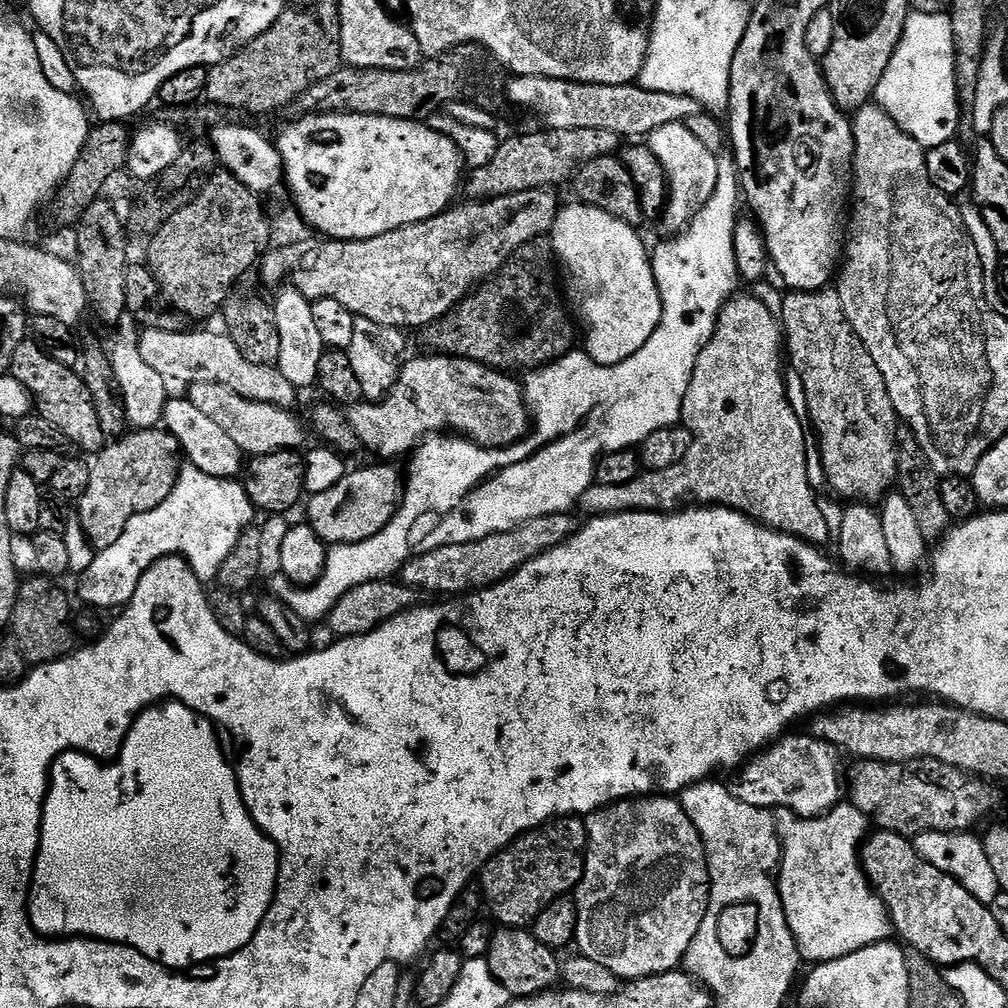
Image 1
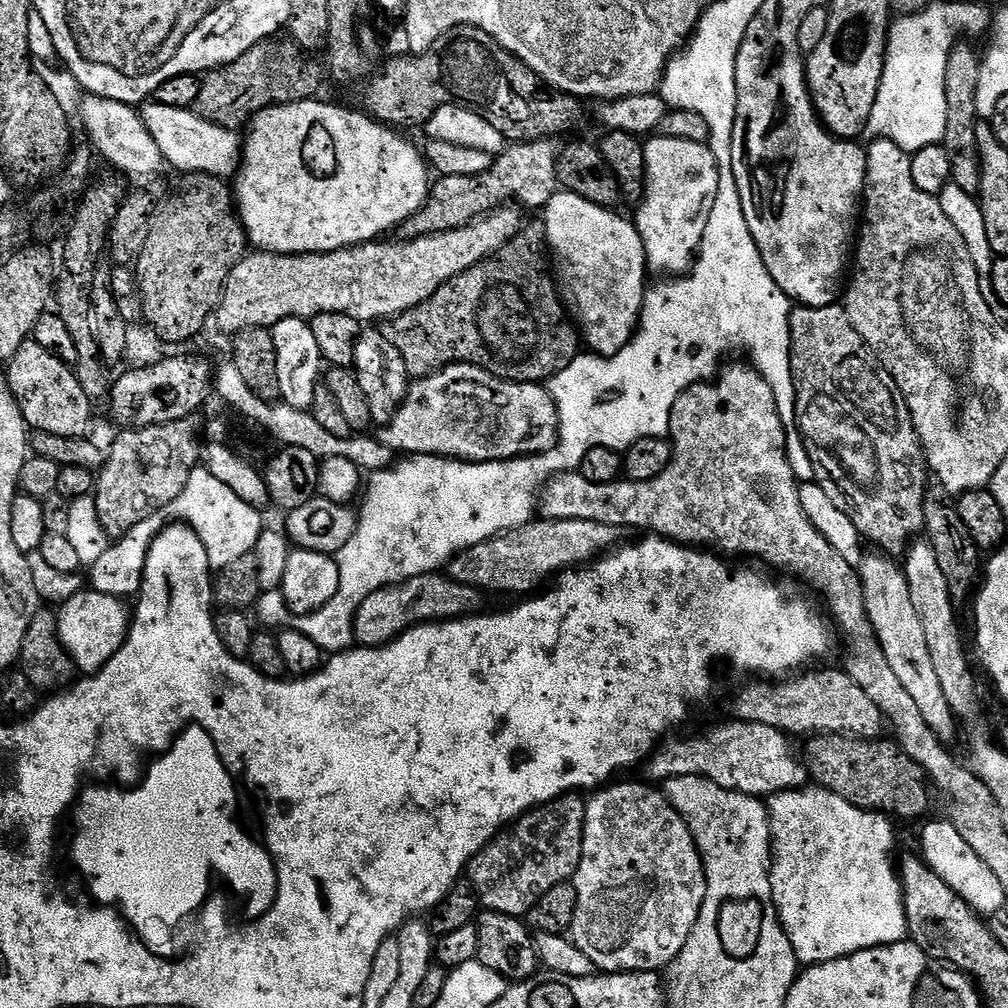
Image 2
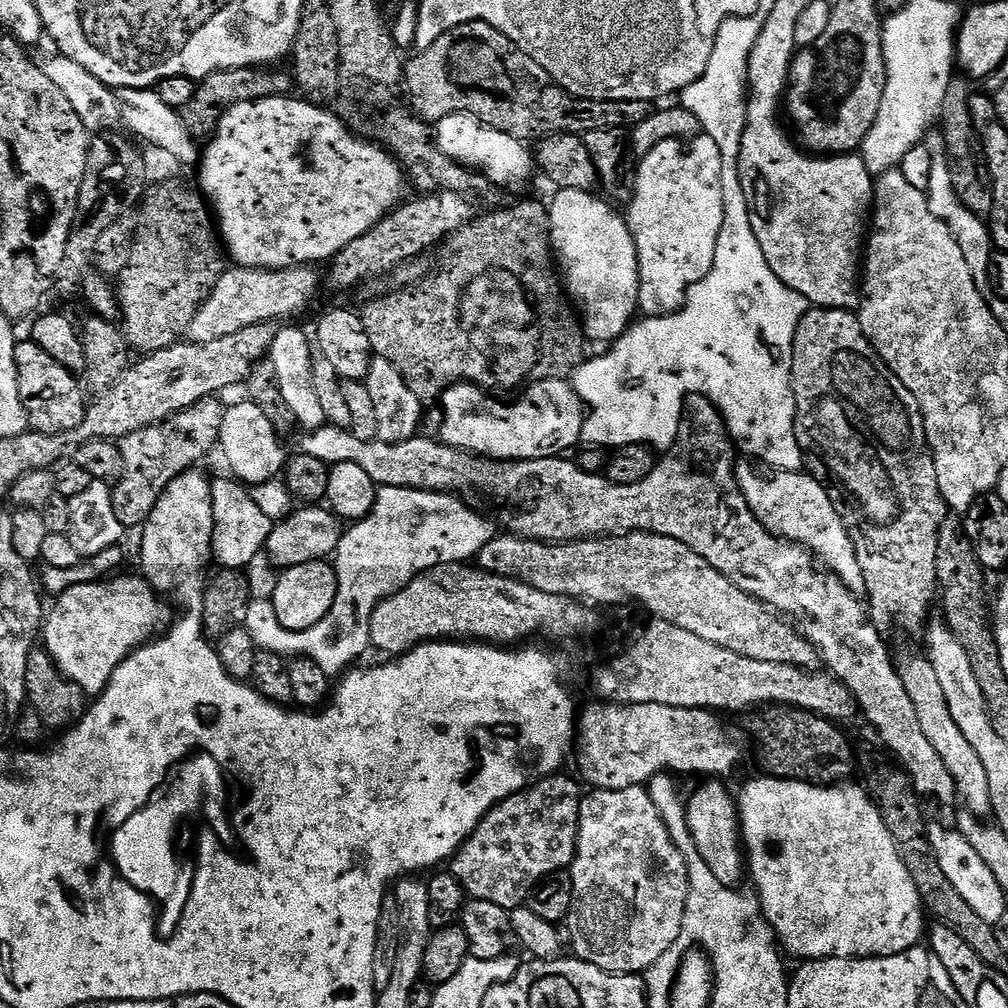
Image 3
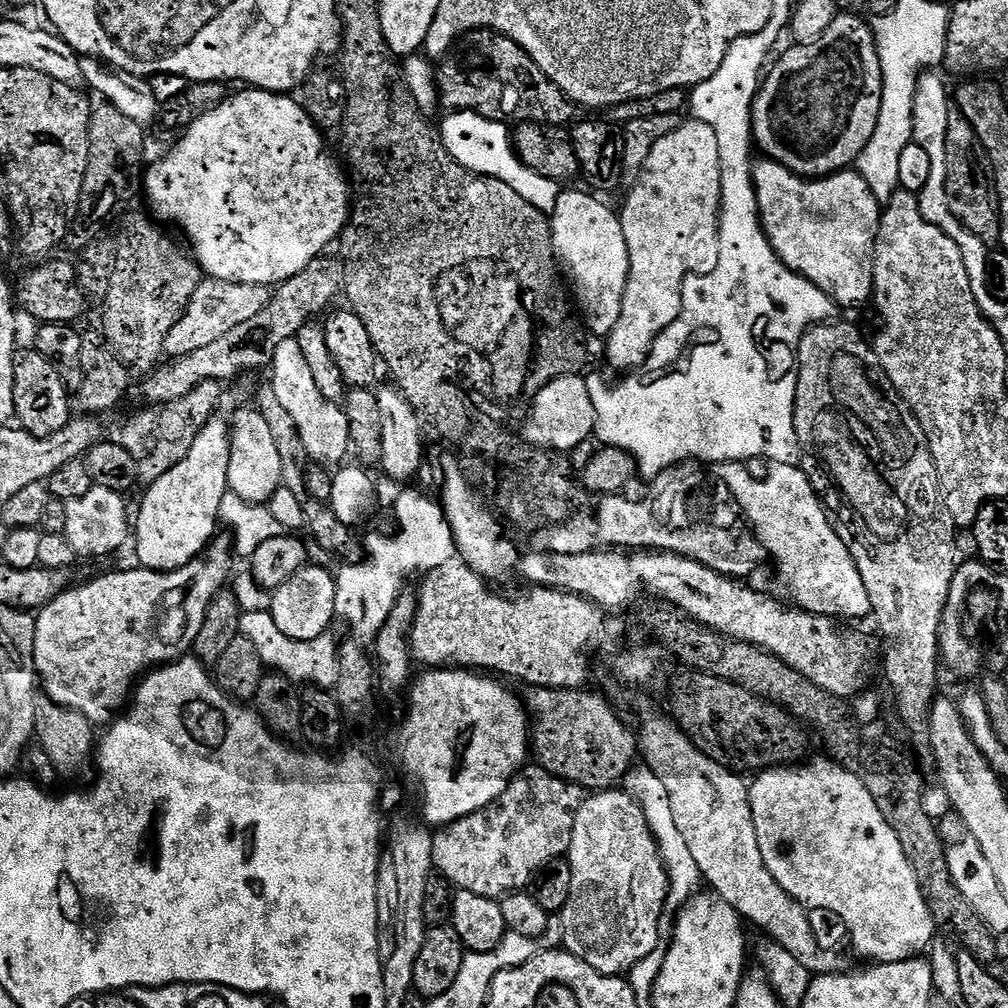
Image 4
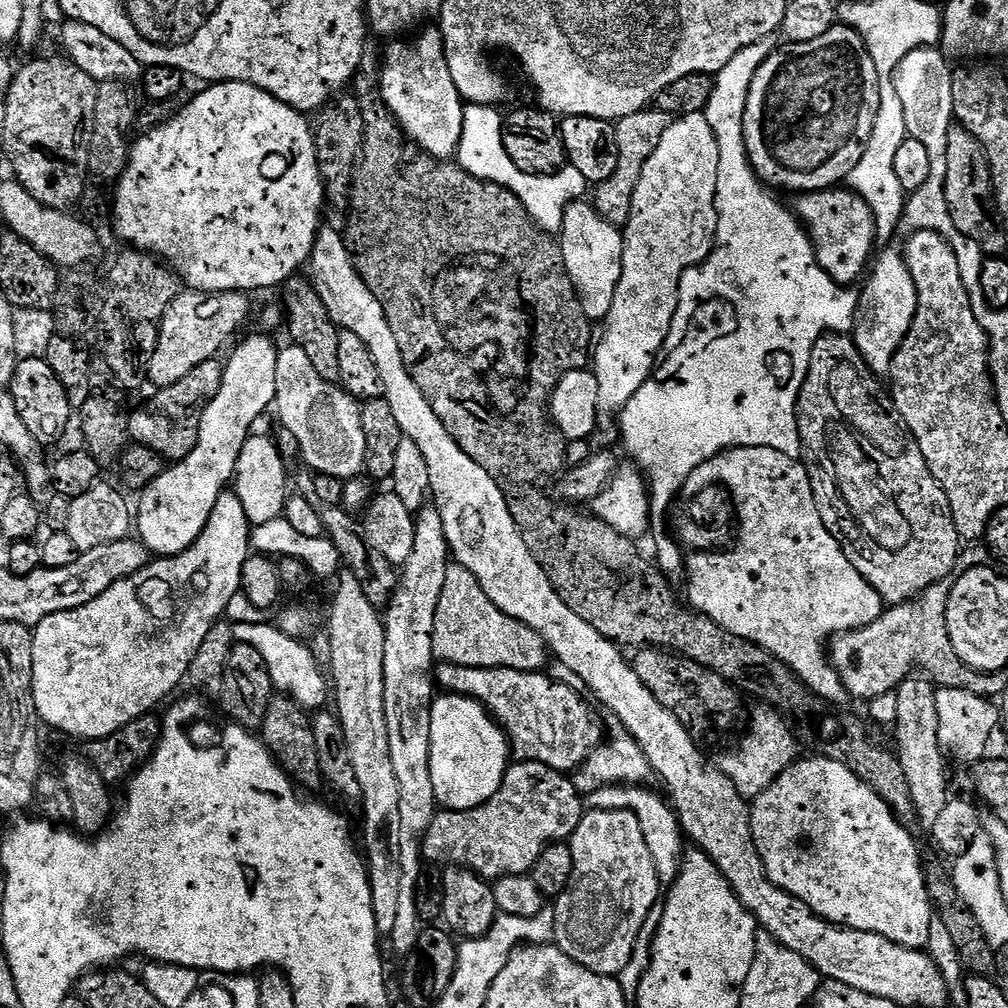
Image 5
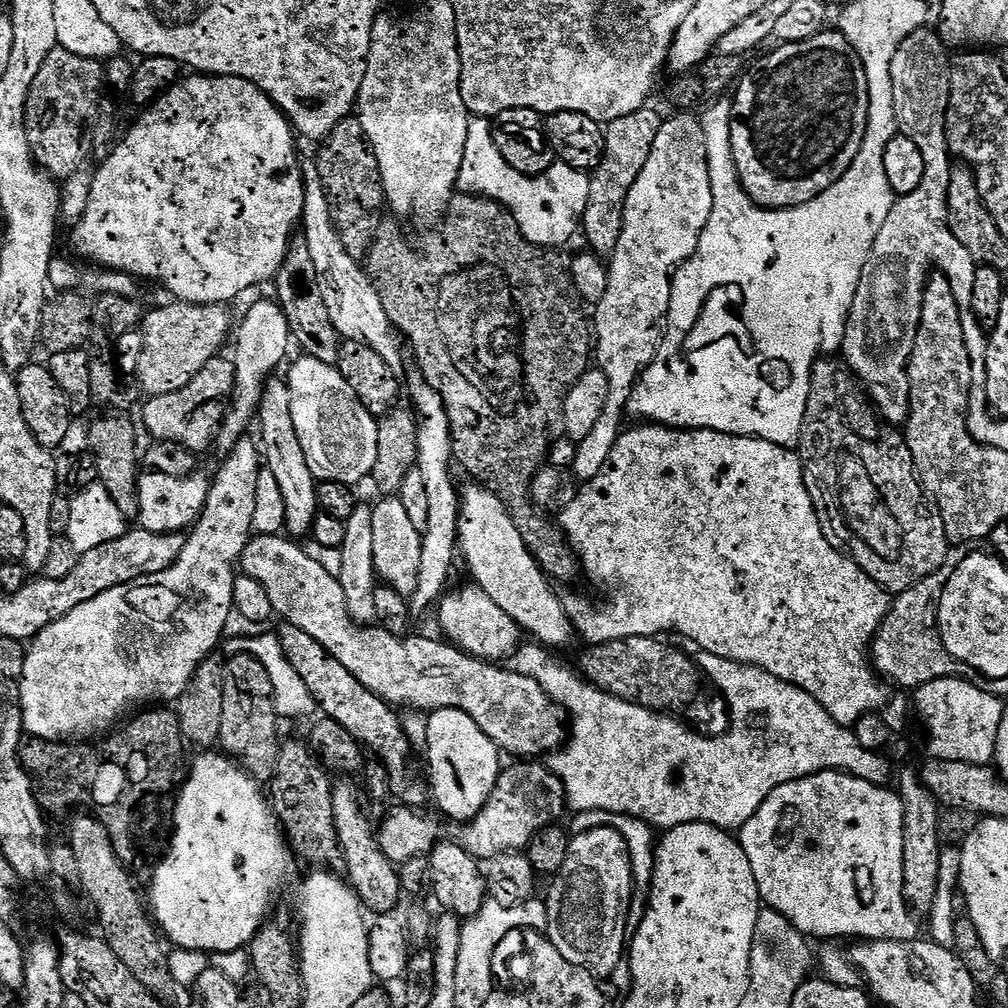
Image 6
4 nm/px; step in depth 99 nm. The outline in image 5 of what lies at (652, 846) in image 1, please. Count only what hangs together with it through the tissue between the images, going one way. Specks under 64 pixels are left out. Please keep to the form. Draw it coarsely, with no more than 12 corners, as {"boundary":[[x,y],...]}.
{"boundary":[[585,811],[574,874],[594,874],[600,910],[570,926],[560,949],[619,977],[662,881],[636,812]]}

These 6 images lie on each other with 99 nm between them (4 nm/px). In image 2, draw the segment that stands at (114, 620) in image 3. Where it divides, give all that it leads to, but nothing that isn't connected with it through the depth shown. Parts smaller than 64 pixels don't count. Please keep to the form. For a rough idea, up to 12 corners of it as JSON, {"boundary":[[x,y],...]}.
{"boundary":[[83,590],[59,605],[60,641],[99,672],[128,637],[119,596]]}

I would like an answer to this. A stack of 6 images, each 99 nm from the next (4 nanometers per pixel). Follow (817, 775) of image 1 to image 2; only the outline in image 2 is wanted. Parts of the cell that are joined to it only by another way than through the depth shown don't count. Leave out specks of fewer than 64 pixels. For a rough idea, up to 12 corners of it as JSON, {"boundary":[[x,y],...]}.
{"boundary":[[728,718],[657,747],[653,781],[702,775],[757,798],[805,787],[793,737]]}

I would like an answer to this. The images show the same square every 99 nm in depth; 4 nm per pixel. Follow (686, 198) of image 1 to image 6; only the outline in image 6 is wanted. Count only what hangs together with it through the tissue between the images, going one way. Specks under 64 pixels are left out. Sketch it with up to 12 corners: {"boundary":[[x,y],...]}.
{"boundary":[[665,119],[594,305],[608,398],[576,445],[593,480],[660,349],[672,277],[712,209],[706,134]]}

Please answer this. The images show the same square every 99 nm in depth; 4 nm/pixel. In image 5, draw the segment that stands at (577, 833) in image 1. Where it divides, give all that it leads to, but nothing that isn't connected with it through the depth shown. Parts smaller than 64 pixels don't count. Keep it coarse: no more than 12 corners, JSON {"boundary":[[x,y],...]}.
{"boundary":[[509,763],[500,789],[440,810],[422,856],[484,880],[531,873],[586,807],[565,773]]}

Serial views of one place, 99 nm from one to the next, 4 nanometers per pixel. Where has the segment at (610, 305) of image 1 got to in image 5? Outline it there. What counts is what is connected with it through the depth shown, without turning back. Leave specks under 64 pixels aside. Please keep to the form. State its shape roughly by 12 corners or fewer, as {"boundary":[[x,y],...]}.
{"boundary":[[595,203],[568,207],[558,239],[586,318],[618,290],[624,233]]}

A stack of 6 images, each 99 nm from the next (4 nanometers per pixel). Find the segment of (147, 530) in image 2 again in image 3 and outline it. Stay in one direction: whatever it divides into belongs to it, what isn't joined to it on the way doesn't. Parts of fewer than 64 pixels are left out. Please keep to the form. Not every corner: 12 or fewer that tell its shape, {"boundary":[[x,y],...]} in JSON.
{"boundary":[[212,483],[213,559],[244,569],[273,521],[249,489]]}

